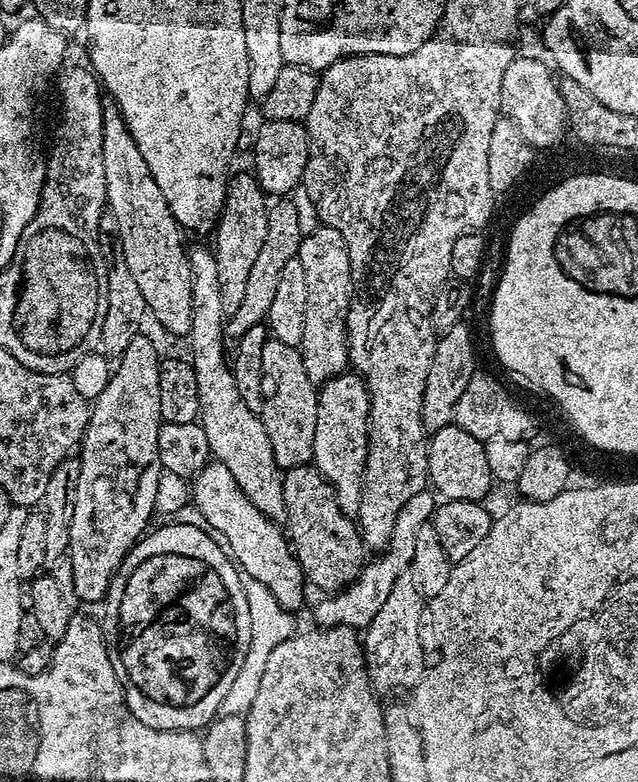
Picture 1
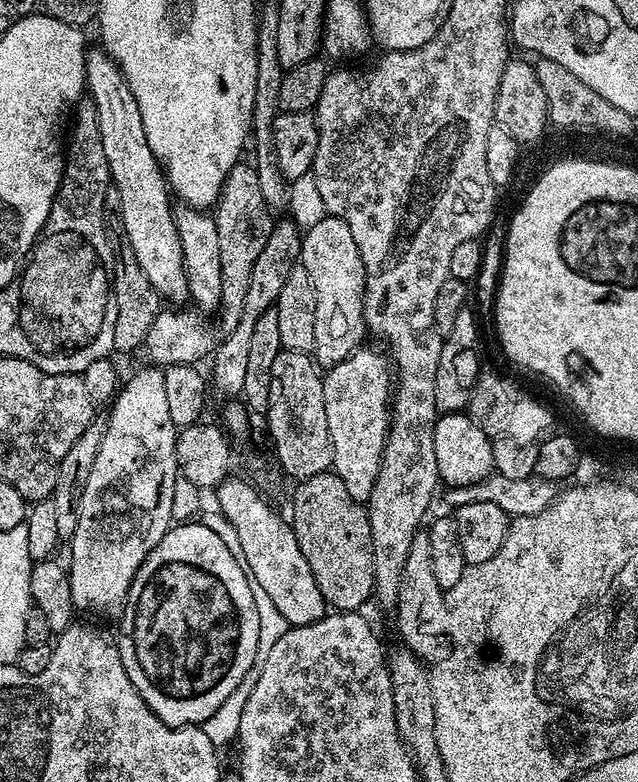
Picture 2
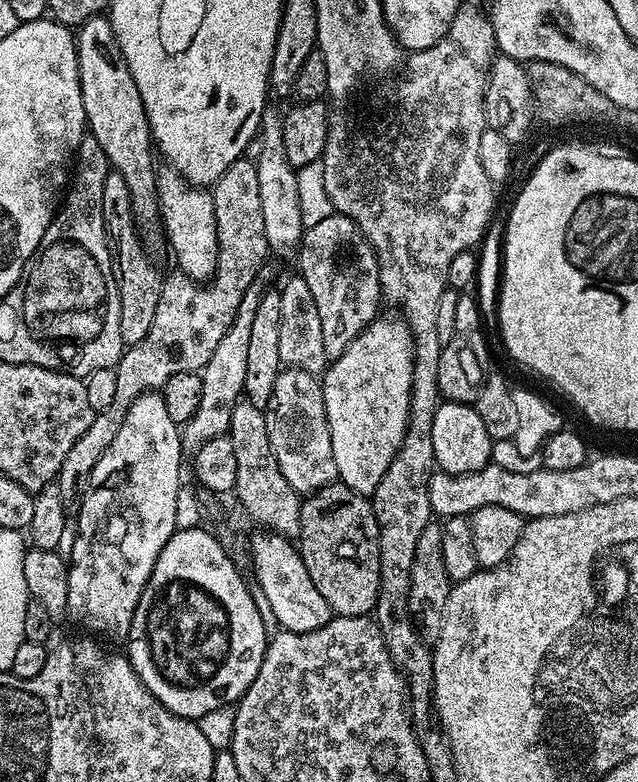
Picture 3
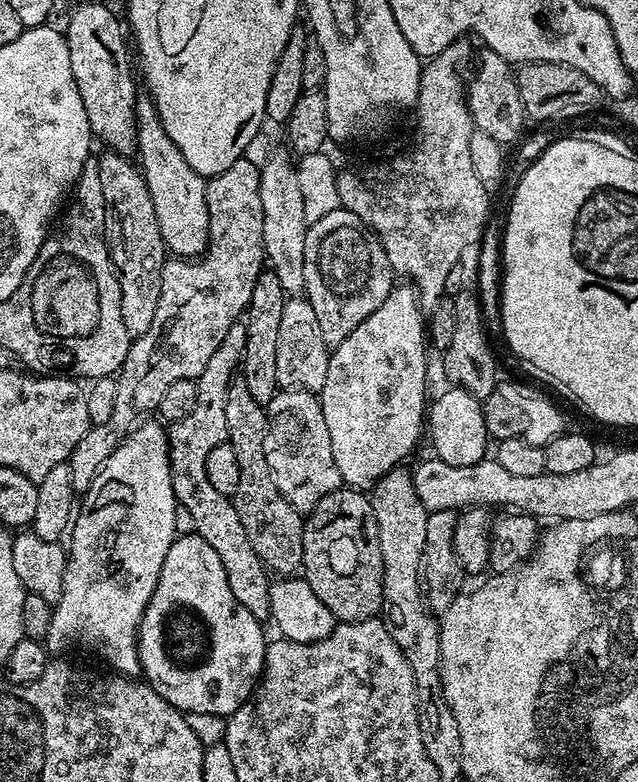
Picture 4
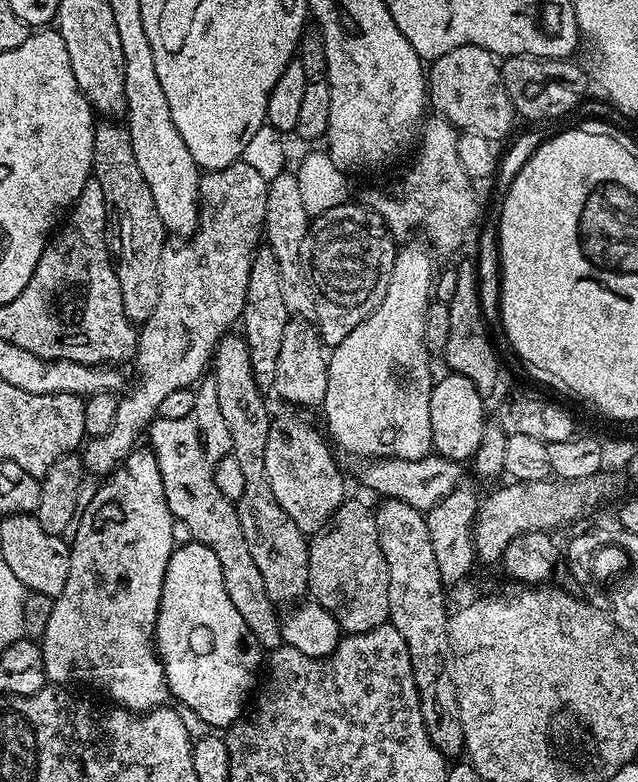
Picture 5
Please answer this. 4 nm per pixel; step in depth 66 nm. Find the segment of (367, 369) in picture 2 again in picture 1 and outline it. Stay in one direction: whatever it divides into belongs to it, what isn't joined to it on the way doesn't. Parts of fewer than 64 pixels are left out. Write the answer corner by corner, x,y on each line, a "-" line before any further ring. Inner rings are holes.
345,374
328,380
319,389
318,395
320,405
318,430
314,436
314,467
332,483
345,515
355,517
362,502
372,399
368,396
367,384
356,374

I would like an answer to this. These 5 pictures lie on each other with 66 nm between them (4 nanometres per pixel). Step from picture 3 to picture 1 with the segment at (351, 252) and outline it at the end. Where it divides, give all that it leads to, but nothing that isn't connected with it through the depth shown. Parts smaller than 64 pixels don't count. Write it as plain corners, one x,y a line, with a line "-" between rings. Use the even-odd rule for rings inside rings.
319,226
305,235
300,243
299,258
306,270
306,282
309,283
309,306
306,331
298,347
304,359
306,374
310,374
313,384
323,386
328,380
345,375
349,367
348,311
354,295
350,254
338,230

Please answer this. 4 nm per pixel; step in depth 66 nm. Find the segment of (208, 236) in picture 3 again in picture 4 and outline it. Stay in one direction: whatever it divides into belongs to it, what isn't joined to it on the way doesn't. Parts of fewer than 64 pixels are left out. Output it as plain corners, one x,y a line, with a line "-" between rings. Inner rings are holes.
151,96
136,98
136,151
140,156
138,167
150,190
150,202
154,202
154,214
158,218
158,230
164,239
165,249
176,258
199,258
208,248
210,214
206,204
206,180
198,175
194,166
182,158
182,150
174,146
166,126
158,118
158,110

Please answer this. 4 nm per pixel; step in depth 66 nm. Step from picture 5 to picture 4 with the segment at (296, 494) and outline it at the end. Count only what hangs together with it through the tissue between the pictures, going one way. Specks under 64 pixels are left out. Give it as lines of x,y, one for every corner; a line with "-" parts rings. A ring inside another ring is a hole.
286,388
266,406
268,429
266,430
266,466
274,478
274,486
301,514
312,511
326,494
341,487
338,466
334,466
334,450
330,446
330,430
326,430
326,418
322,414
319,395
304,392
300,388

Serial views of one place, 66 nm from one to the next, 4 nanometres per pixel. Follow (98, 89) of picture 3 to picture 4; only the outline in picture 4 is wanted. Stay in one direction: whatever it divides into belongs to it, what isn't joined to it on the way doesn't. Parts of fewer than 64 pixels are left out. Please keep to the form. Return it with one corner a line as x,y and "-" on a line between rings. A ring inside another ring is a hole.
80,4
68,20
66,35
70,70
74,74
78,94
82,94
82,106
86,106
86,118
90,118
93,137
99,143
101,140
105,149
117,154
135,153
138,89
132,81
134,60
128,57
130,44
121,17
119,20
104,4

